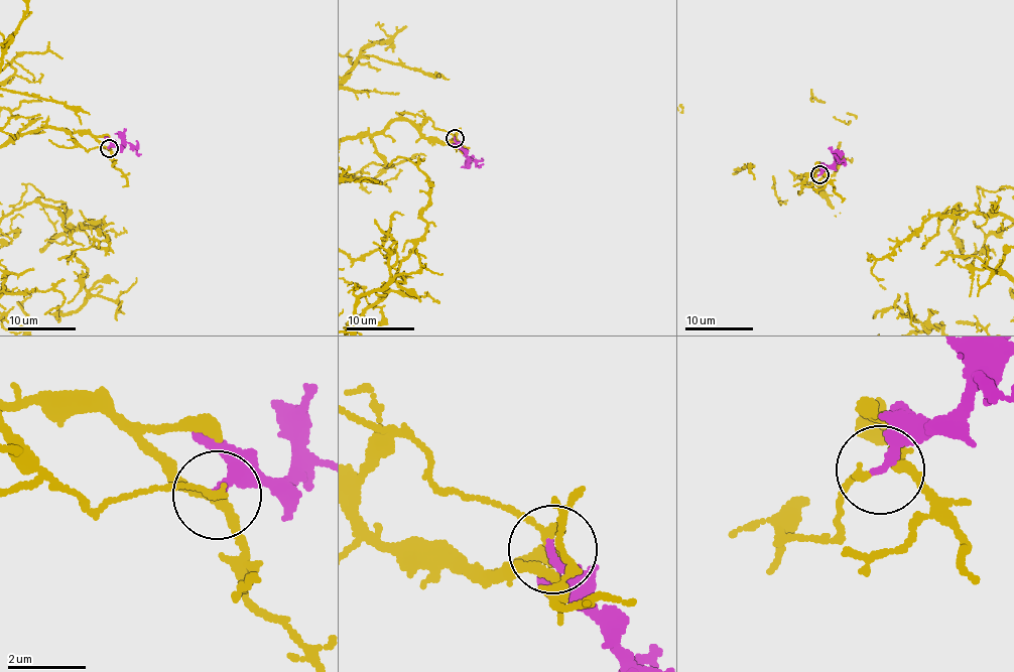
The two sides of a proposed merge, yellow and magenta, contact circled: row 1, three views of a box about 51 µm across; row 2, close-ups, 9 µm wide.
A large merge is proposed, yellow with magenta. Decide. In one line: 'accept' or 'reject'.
accept

